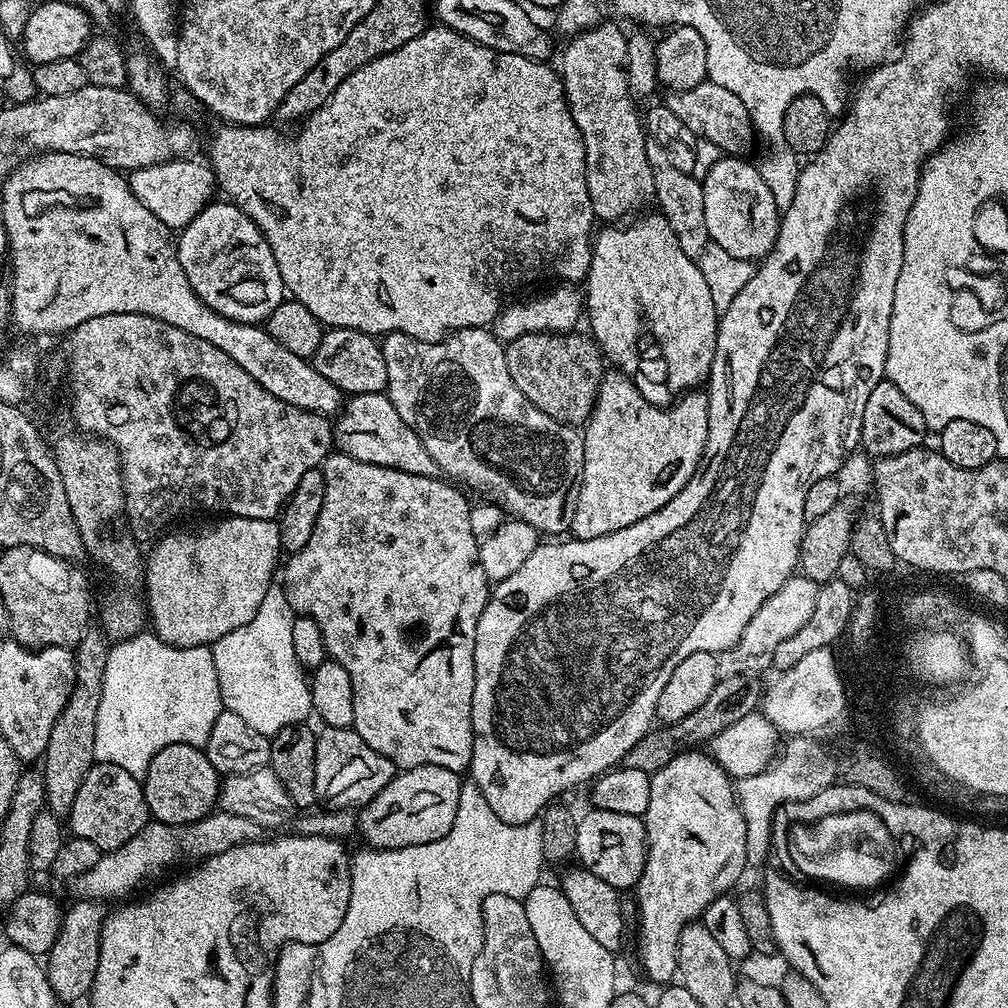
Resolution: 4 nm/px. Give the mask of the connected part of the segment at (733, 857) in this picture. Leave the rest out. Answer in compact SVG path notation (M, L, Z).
M683 750L672 761L651 775L650 806L642 818L648 839L648 857L634 889L640 920L640 964L659 986L677 979L678 938L690 923L703 917L706 906L720 896L729 895L749 867L746 854L746 818L736 798L733 777L704 750Z

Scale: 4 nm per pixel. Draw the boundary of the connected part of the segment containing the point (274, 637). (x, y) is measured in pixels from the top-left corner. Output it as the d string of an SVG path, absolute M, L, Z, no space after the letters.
M273 582L266 590L266 598L262 598L262 606L258 606L258 614L246 622L246 626L238 626L238 630L230 630L230 634L222 634L210 645L212 661L210 667L218 670L218 686L222 694L225 709L242 718L251 729L266 737L273 737L286 726L302 724L313 715L312 690L306 669L298 662L294 654L294 622L296 613L292 611L283 587Z

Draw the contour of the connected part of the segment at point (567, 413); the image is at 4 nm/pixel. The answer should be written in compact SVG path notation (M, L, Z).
M576 330L563 334L535 332L524 334L522 338L514 338L504 344L506 367L510 369L510 378L514 378L514 386L518 386L518 390L522 390L522 394L526 394L526 398L530 398L530 402L534 402L534 406L542 410L542 414L550 414L550 418L573 426L583 426L592 417L598 386L606 371L606 360L599 344L592 339L591 335L579 336L578 333L579 331Z

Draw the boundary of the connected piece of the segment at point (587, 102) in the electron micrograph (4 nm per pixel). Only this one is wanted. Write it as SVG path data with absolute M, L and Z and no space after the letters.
M601 22L595 24L592 28L586 29L585 32L578 32L575 36L567 41L568 49L564 52L564 68L562 67L562 79L564 82L564 97L568 99L568 105L572 111L578 130L582 134L582 142L586 150L586 186L590 190L590 202L592 209L596 215L597 221L600 222L620 222L628 216L631 212L643 213L649 203L650 205L655 201L656 191L654 190L654 170L652 163L648 157L649 141L646 139L646 129L642 123L641 113L636 113L636 106L634 97L630 89L628 89L628 63L626 62L626 50L628 49L628 36L616 24L608 24L609 22Z

